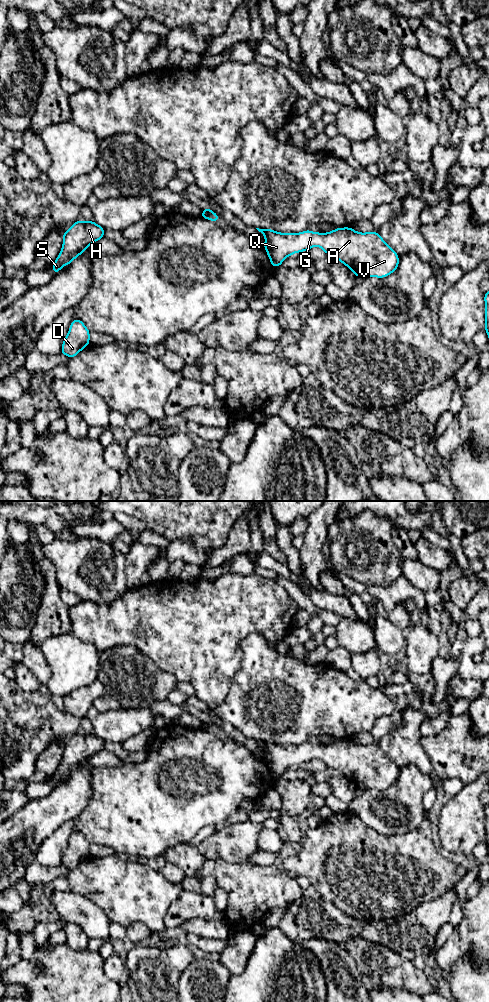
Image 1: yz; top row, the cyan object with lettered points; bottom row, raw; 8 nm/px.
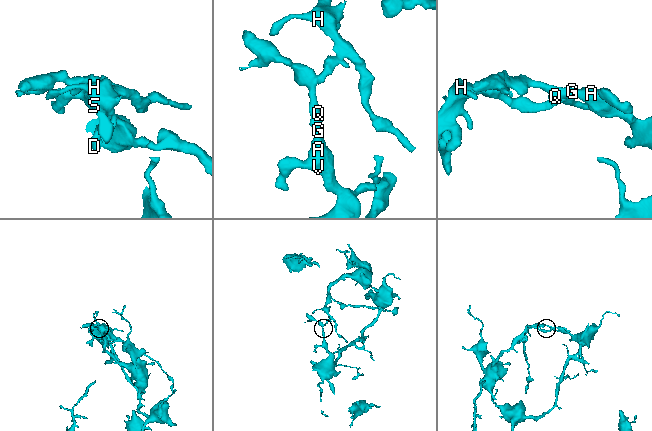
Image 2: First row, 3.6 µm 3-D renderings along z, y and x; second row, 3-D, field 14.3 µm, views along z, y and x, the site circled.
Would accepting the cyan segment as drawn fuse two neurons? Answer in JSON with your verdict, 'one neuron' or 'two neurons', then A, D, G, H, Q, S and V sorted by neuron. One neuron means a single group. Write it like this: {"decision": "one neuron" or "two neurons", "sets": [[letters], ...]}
{"decision": "two neurons", "sets": [["A", "G", "Q", "V"], ["D", "H", "S"]]}

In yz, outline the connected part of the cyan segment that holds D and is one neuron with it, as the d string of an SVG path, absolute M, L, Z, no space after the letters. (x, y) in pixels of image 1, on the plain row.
M74 831L69 845L62 855L61 866L70 870L75 869L81 862L90 856L90 844L80 831Z

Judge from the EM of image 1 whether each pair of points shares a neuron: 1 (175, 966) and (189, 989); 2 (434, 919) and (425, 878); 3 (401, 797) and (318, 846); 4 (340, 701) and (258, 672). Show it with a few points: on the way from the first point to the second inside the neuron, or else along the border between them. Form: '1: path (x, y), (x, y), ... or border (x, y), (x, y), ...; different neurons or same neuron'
1: border (193, 959), (181, 974), (176, 991); different neurons
2: border (451, 889), (419, 904), (410, 913); different neurons
3: border (347, 810), (354, 813), (368, 826), (381, 834); different neurons
4: path (320, 700), (310, 700), (285, 679), (278, 679); same neuron

